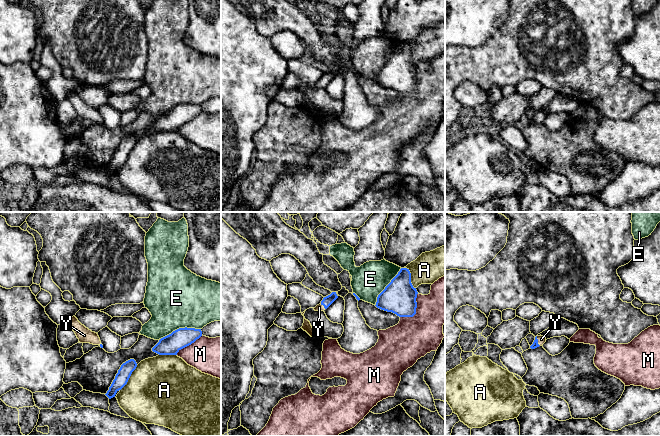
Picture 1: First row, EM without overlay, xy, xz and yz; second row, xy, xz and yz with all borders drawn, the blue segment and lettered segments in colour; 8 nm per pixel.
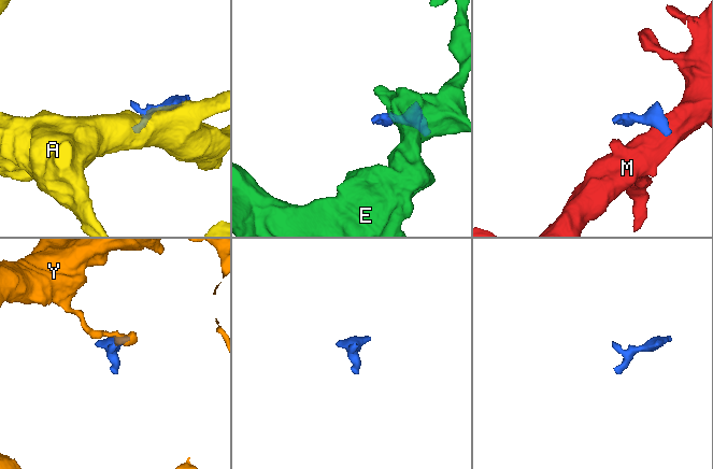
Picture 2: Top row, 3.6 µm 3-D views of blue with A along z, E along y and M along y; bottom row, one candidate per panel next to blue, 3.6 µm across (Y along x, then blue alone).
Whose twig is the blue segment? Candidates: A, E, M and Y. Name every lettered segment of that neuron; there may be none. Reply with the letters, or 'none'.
Y

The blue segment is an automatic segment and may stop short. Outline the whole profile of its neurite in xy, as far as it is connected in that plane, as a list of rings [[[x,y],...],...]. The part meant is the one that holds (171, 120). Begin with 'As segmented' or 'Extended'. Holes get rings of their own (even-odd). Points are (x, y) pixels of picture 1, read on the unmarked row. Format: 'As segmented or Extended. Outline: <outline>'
As segmented. Outline: [[[179,104],[161,114],[152,127],[159,131],[177,131],[181,125],[191,121],[201,112],[201,105]]]

